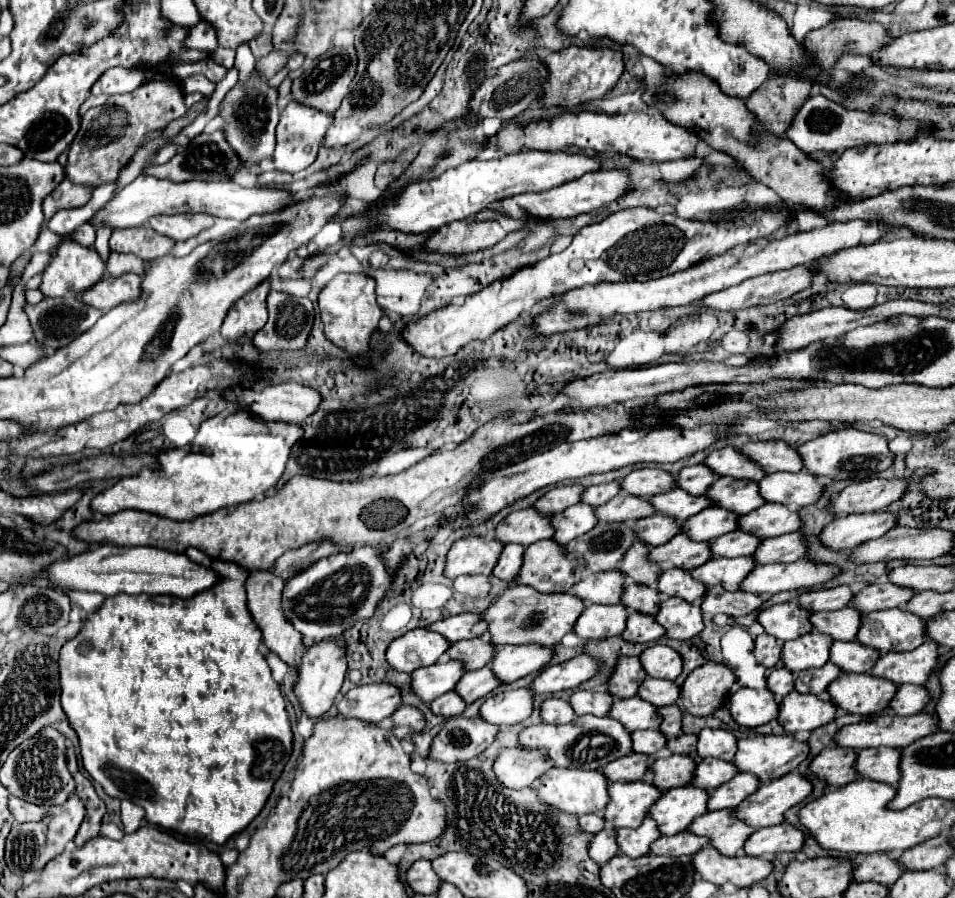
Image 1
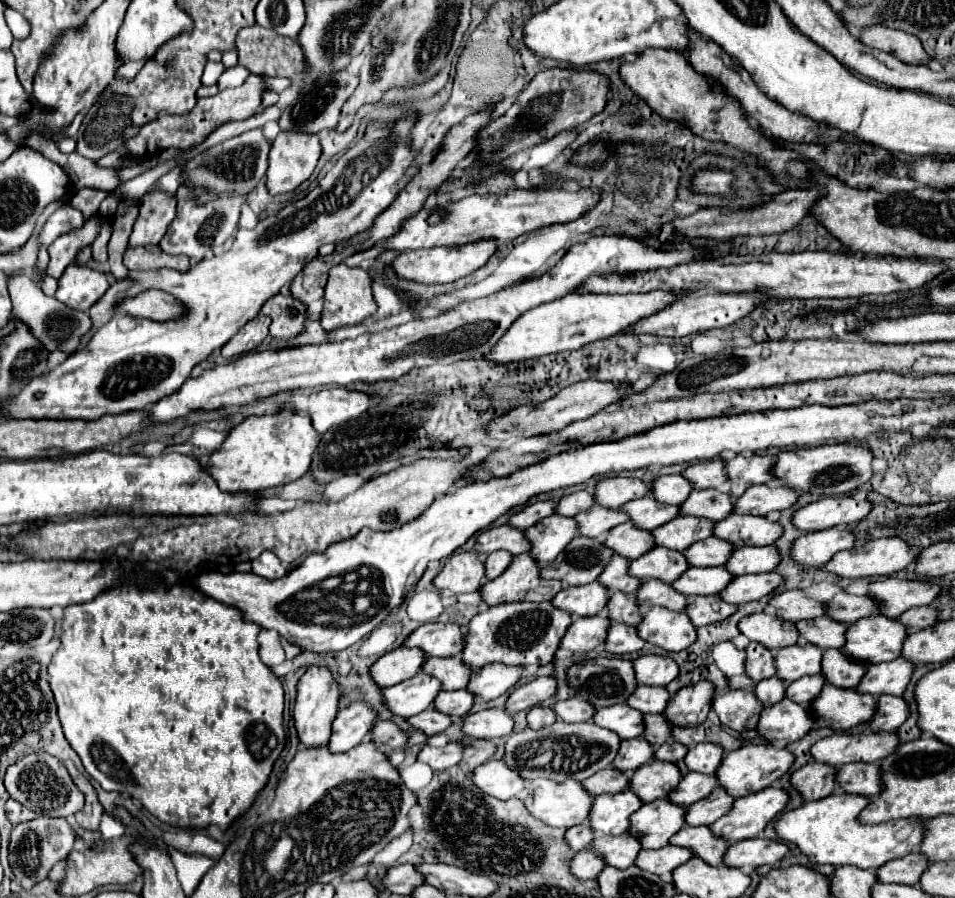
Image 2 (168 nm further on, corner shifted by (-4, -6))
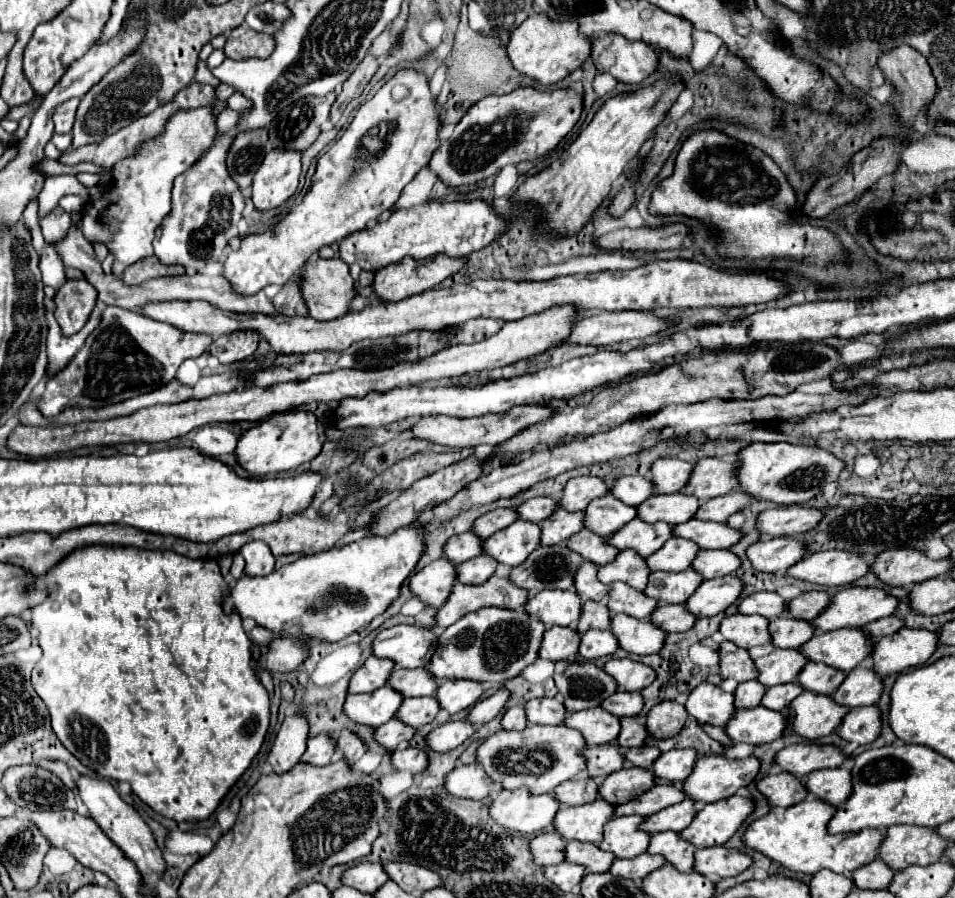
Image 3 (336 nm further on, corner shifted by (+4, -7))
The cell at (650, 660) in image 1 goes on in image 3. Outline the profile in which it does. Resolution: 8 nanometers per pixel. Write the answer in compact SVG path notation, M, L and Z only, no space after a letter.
M622 658L622 660L608 660L604 664L604 670L618 682L620 690L644 690L646 686L650 686L656 680L656 672L642 664L642 662L634 662L630 658Z

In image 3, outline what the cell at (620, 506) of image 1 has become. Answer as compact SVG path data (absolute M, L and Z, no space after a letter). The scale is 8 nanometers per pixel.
M558 508L550 518L546 518L540 526L542 526L542 542L540 544L560 544L560 542L566 542L566 538L572 538L574 534L578 534L582 528L584 528L584 522L582 522L584 512L574 512L570 514L568 510L562 510Z

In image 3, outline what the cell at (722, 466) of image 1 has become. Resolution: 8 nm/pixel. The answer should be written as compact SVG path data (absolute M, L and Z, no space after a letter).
M672 458L656 460L650 470L650 478L654 482L654 494L680 492L682 486L686 486L686 478L690 478L690 470L694 470L694 464L690 462Z

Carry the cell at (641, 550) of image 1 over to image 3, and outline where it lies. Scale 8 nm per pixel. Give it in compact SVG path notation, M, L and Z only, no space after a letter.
M582 562L578 574L574 576L574 588L584 600L596 600L596 602L606 602L610 588L602 582L598 582L598 566L594 562Z

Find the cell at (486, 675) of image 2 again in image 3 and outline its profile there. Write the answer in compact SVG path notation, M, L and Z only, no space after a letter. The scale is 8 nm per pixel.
M444 680L436 692L436 698L440 702L440 706L450 712L456 714L460 710L466 710L470 706L474 706L480 696L484 694L484 686L482 682L466 682L466 680Z

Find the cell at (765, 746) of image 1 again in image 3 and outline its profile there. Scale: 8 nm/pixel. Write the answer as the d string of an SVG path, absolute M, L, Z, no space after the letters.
M724 754L720 756L706 756L706 758L698 758L692 774L686 778L684 782L684 792L686 796L690 796L692 800L696 802L718 802L718 800L724 800L724 798L730 798L736 794L736 790L740 788L746 788L750 782L756 780L760 772L760 762L758 758L754 756L748 756L748 758L742 758L742 760L736 760L736 758L728 758Z

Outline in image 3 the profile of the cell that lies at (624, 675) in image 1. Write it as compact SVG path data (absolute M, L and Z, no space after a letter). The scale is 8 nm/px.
M572 662L558 674L558 692L564 696L564 706L570 714L600 706L616 688L614 678L594 662Z

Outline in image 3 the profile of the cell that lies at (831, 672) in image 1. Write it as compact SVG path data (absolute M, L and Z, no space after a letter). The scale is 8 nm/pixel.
M790 682L790 684L780 684L774 688L768 688L766 696L762 698L762 706L770 708L770 710L778 710L778 712L786 712L786 706L790 706L790 702L802 694L802 686L798 686L798 682Z

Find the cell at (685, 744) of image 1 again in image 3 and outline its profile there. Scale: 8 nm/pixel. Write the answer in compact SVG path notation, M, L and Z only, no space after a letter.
M642 746L642 748L632 748L626 752L626 762L632 766L642 766L650 768L654 764L654 758L658 758L662 752L654 746Z

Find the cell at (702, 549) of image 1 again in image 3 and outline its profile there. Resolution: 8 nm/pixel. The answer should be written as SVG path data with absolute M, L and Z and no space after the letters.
M622 550L614 562L602 566L598 570L598 578L604 584L626 582L636 590L644 590L648 582L650 570L646 570L646 560L638 558L634 550Z

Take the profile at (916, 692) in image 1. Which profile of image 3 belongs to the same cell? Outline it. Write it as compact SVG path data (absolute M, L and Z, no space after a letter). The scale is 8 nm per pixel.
M876 704L858 706L858 710L850 710L838 728L838 734L852 744L870 744L882 732L882 716Z

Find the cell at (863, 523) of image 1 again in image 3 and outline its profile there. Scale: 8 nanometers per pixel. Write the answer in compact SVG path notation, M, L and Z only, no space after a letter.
M764 538L746 550L752 566L760 572L784 572L806 554L806 542L796 538Z

